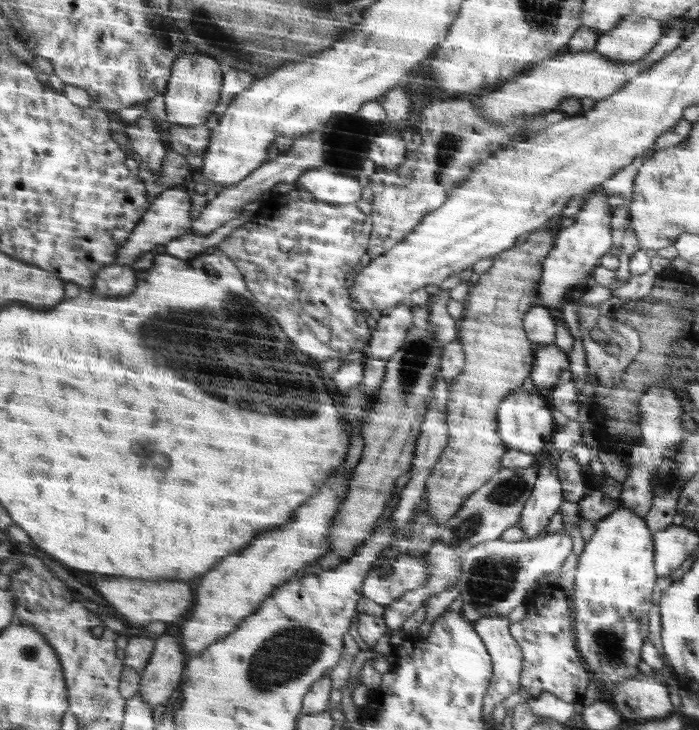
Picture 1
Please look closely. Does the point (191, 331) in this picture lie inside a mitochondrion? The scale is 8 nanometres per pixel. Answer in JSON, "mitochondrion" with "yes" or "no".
{"mitochondrion":"yes"}

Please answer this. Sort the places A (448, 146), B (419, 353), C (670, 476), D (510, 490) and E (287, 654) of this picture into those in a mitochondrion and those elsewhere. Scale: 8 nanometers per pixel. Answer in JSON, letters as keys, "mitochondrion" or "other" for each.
{"A":"mitochondrion","B":"mitochondrion","C":"mitochondrion","D":"mitochondrion","E":"mitochondrion"}

